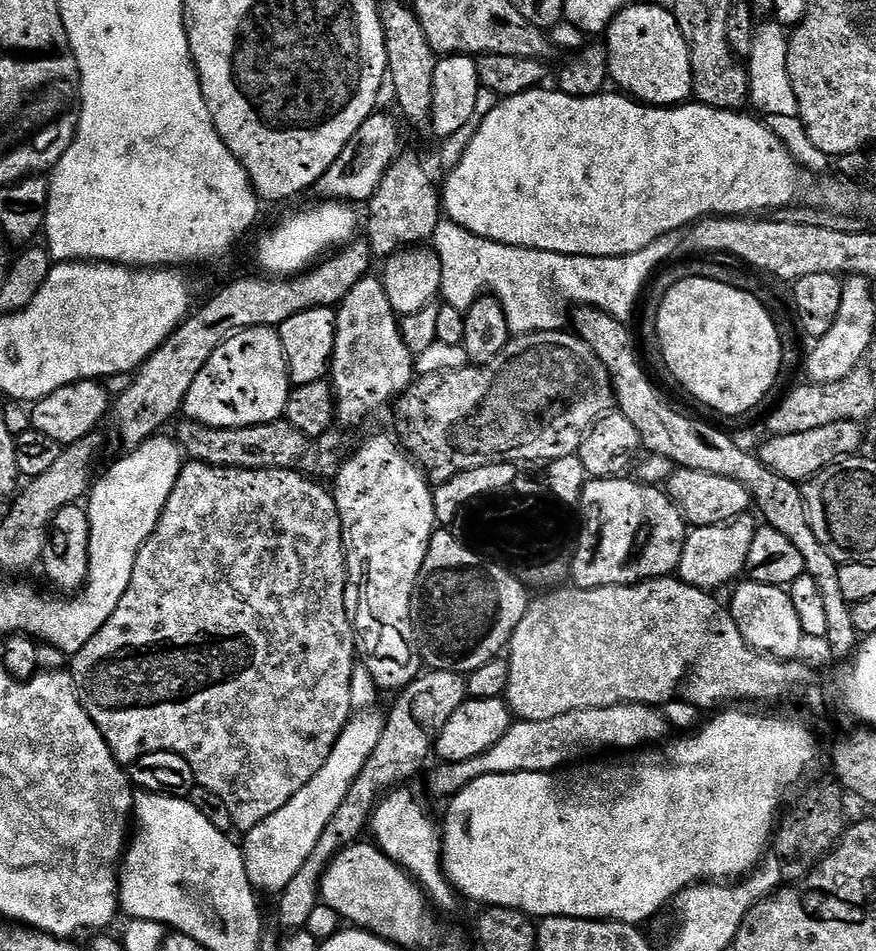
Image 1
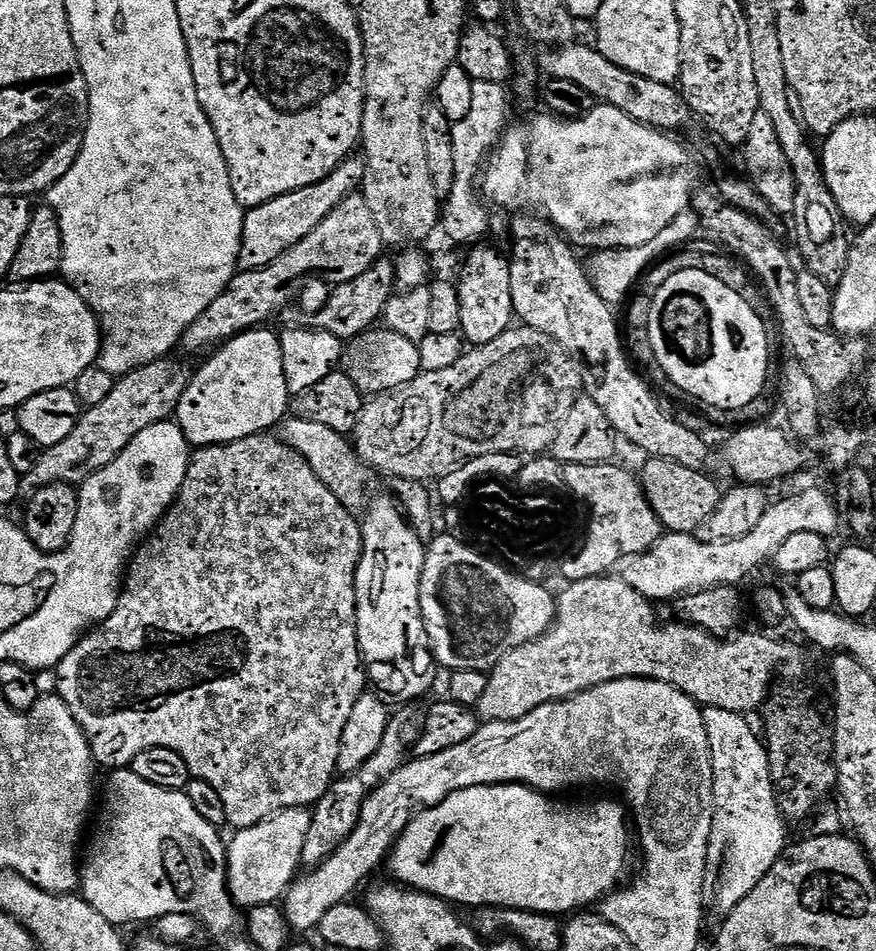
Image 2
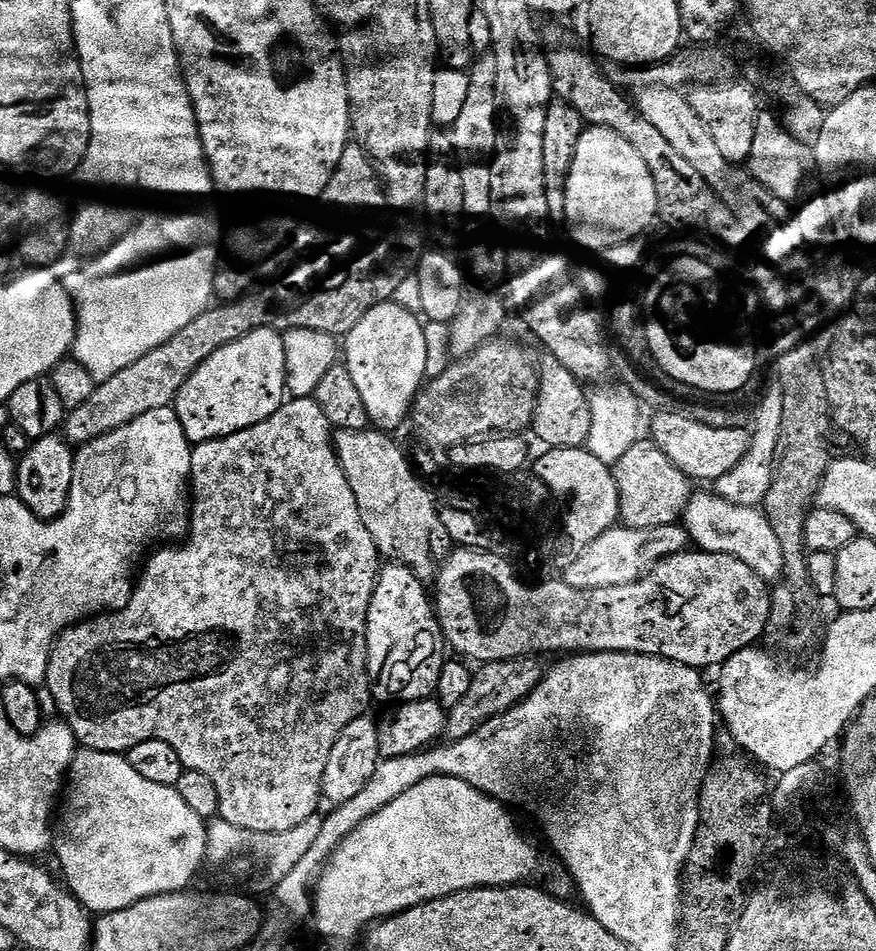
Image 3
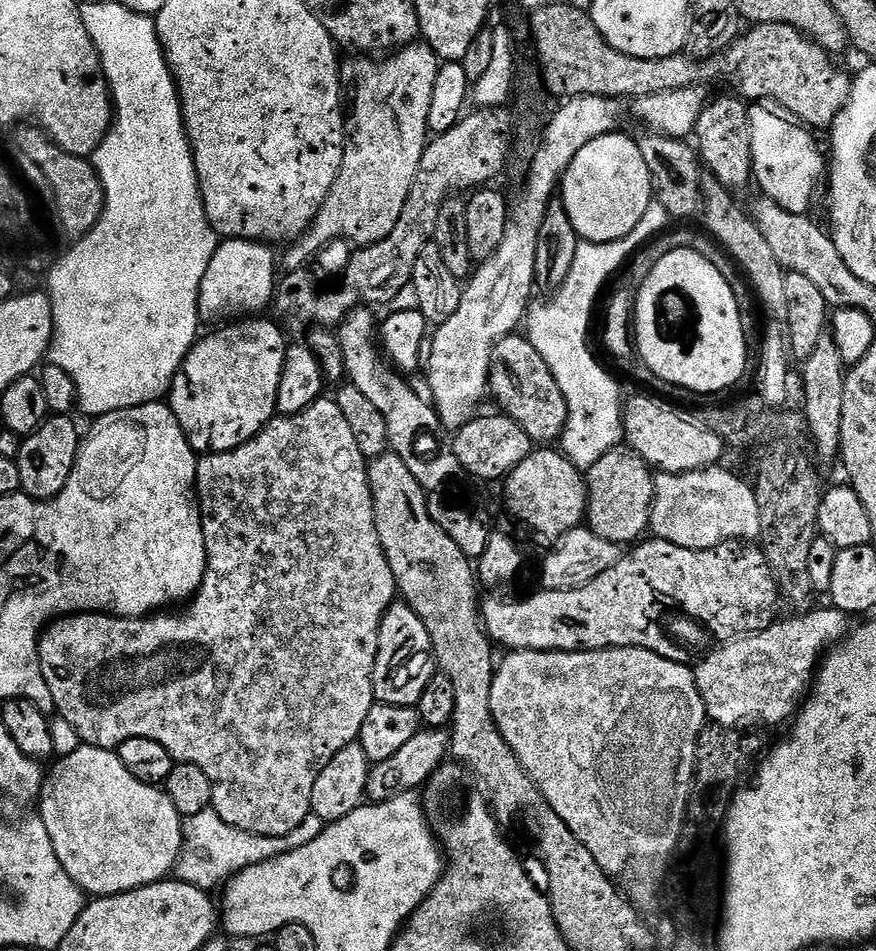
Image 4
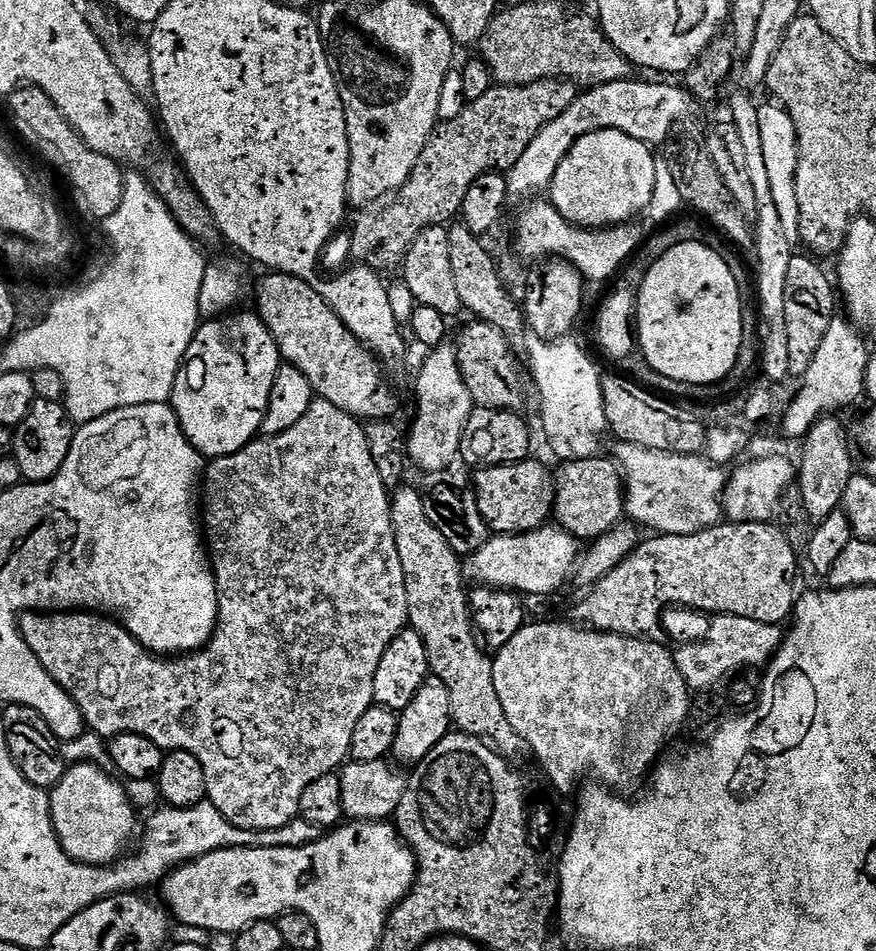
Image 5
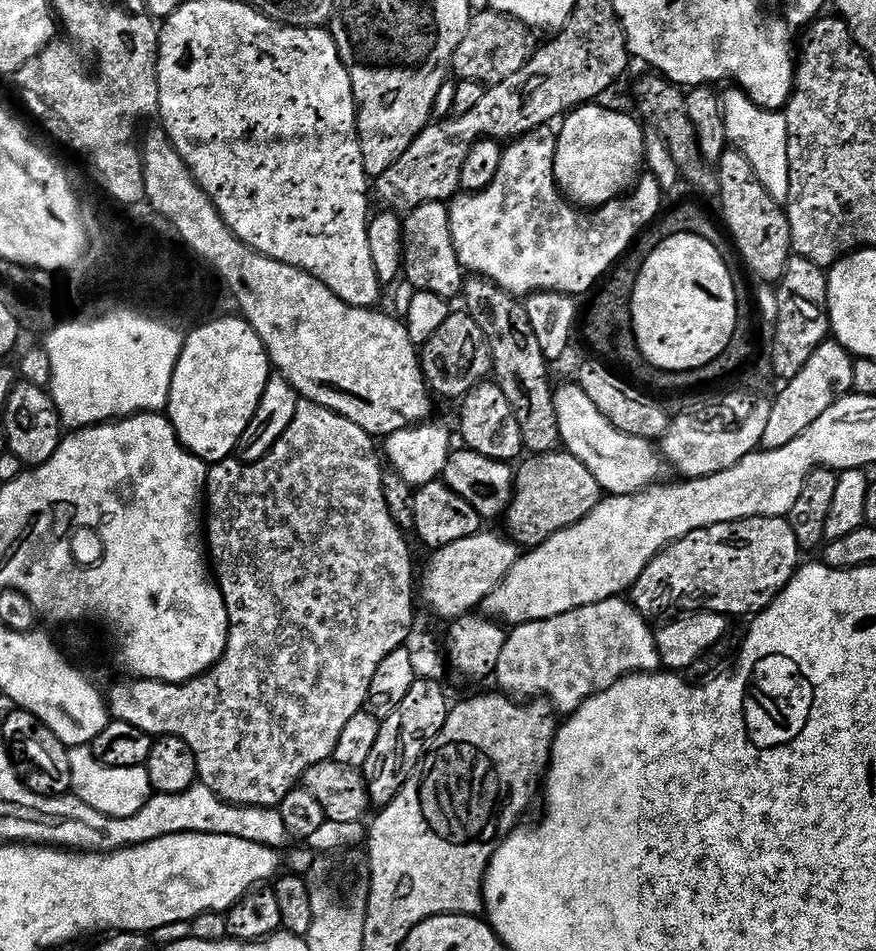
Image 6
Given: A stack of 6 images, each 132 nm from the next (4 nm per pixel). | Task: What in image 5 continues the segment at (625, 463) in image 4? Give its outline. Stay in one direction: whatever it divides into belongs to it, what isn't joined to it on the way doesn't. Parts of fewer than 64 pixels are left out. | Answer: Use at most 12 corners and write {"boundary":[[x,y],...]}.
{"boundary":[[615,459],[566,460],[554,520],[591,542],[625,519]]}

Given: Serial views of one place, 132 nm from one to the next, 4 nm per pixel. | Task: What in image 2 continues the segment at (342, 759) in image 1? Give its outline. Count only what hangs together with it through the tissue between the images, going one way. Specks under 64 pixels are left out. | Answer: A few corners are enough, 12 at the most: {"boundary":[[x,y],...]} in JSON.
{"boundary":[[309,809],[233,833],[229,896],[273,904],[302,866]]}

